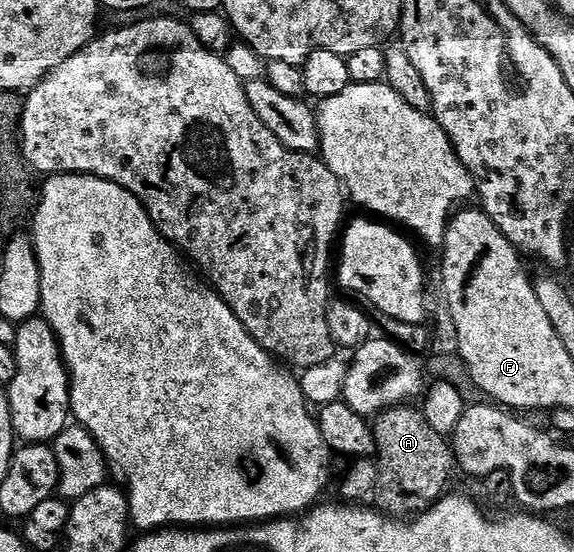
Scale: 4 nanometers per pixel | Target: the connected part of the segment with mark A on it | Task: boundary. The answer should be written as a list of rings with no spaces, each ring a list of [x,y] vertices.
[[[409,404],[392,406],[372,419],[373,439],[377,445],[375,463],[377,482],[371,493],[376,509],[386,516],[416,516],[442,497],[449,482],[449,469],[455,459],[446,435],[427,424],[420,409]]]

